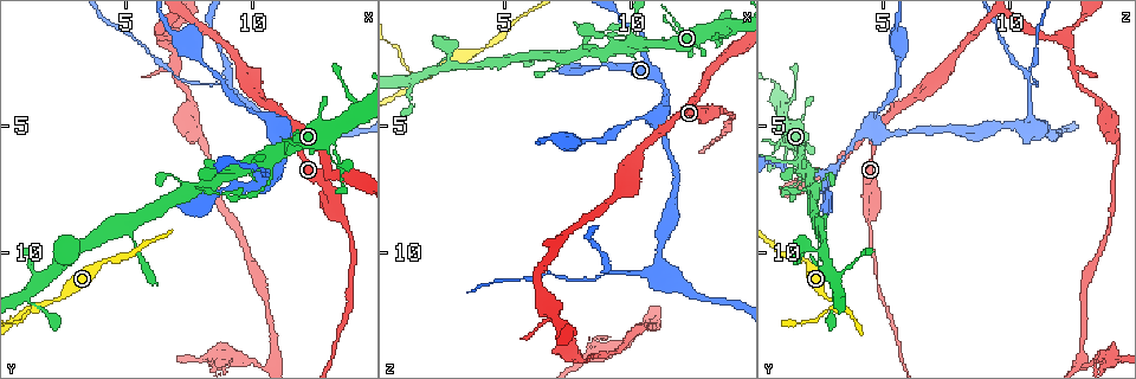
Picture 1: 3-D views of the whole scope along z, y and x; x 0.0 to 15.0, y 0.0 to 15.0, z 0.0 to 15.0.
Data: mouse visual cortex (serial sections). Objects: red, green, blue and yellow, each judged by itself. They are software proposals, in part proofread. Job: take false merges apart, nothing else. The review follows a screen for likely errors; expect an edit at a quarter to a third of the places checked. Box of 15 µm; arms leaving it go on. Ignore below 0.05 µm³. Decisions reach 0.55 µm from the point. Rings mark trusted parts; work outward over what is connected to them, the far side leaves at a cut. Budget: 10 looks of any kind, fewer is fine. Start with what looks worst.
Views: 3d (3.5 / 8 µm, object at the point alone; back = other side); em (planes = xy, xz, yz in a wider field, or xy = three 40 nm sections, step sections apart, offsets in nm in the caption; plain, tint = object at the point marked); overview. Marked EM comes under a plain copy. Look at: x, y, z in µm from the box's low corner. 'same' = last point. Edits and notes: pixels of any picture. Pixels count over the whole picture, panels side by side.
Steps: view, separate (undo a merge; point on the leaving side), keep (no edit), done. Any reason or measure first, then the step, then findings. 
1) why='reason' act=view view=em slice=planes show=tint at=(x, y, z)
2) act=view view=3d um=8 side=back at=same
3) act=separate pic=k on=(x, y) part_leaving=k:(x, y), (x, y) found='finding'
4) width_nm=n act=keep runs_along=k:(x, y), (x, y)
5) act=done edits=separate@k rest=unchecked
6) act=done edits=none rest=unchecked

why='three arms meet' act=view view=3d um=3.5 at=(1.4, 12.2, 3.1)

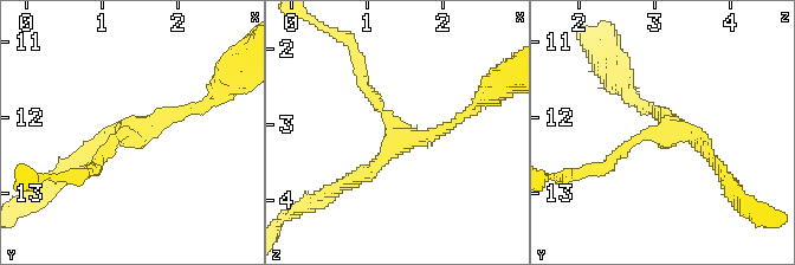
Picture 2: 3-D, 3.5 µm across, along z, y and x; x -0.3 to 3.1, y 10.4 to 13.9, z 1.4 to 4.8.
arms=3 arm_widths_nm=150,150,200 act=view view=em slice=xy step=2 show=tint at=(1.50, 12.20, 3.15)

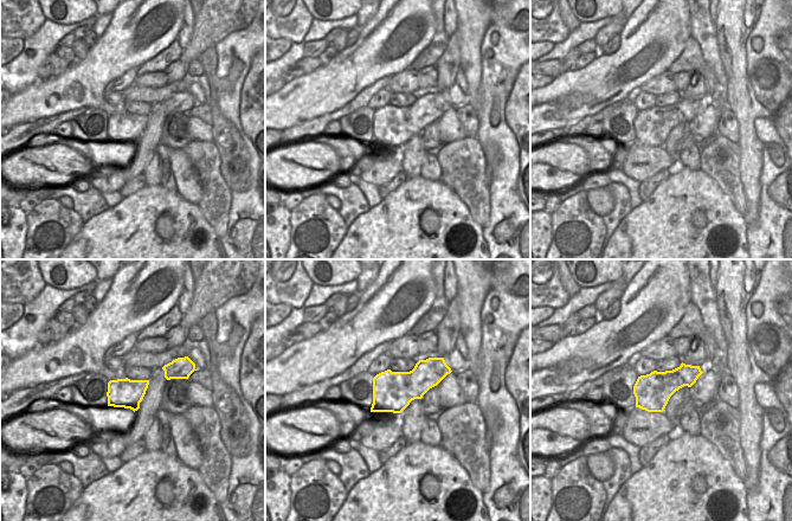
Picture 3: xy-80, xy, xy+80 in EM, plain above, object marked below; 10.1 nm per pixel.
act=keep found='continuous, no second cell'

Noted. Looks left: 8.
why='sudden change in width' act=view view=3d um=3.5 side=back at=(10.5, 6.3, 1.7)

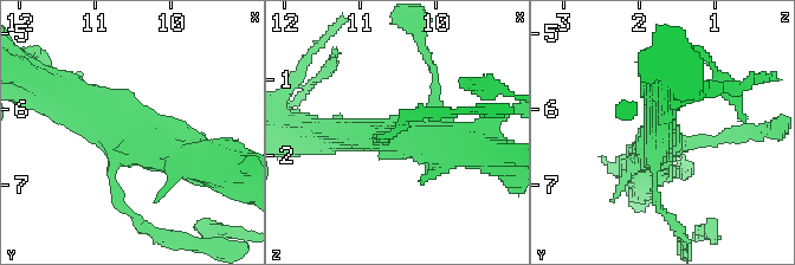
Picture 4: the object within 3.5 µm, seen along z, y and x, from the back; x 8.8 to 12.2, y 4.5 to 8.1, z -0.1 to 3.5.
arms=4 arm_widths_nm=100,200,400,450 act=view view=em slice=planes show=tint at=(10.60, 6.30, 1.75)

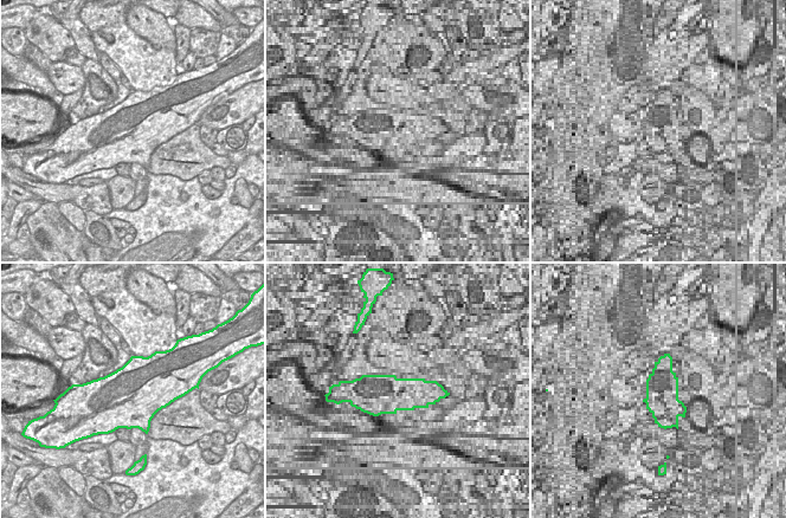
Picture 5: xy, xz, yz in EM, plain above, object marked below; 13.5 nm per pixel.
act=view view=em slice=xy step=5 show=tint at=same

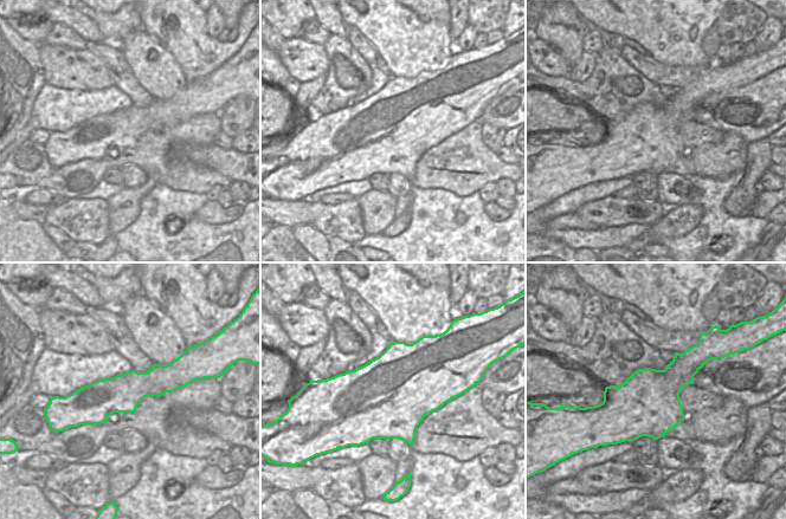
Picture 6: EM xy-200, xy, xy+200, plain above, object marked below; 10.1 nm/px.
act=keep found='one cell here'

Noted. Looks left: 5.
why='thick turns thin' act=view view=3d um=3.5 side=back at=(11.2, 4.9, 10.4)

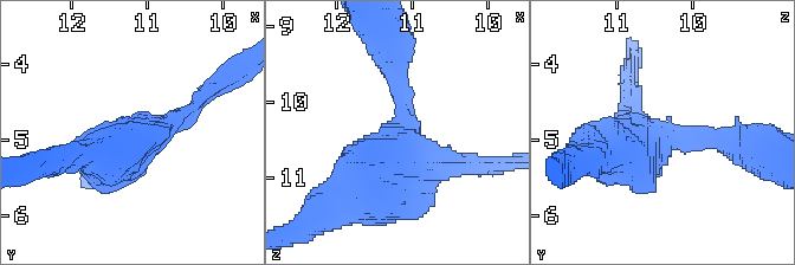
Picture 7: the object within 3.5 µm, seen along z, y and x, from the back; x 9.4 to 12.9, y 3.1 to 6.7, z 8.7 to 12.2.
act=view view=em slice=xy step=1 show=tint at=(11.10, 5.00, 10.50)

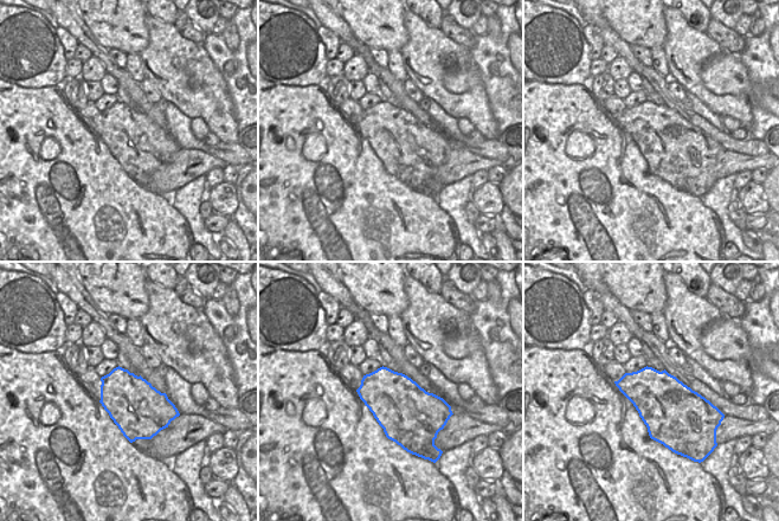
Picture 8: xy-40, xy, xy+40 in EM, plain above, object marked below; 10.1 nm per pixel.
act=keep runs_along=7:(396, 79), (404, 157), (465, 167) found='continuous, no second cell'

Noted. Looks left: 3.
act=view view=3d um=3.5 at=(9.0, 3.5, 10.8)

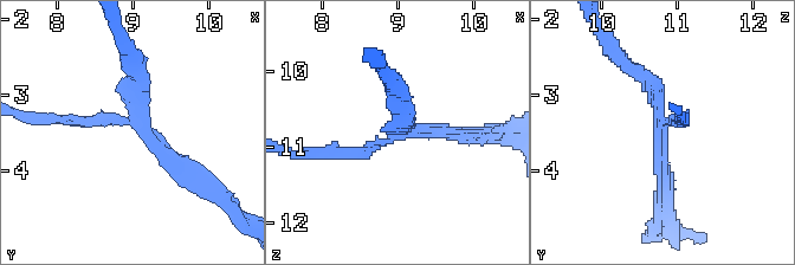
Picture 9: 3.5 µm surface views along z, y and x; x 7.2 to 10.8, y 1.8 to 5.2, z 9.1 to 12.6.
why='now the EM' act=view view=em slice=xy step=5 show=tint at=(9.05, 3.40, 10.85)

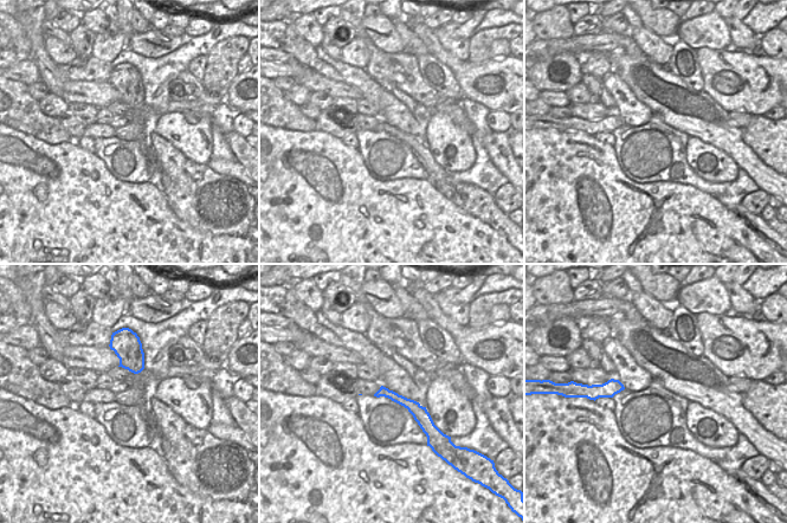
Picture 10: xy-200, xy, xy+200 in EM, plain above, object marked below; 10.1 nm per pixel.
arms=3 act=keep runs_along=10:(382, 389), (408, 404), (432, 427) found='all the same cell'

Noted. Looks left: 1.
act=done edits=none rest=unchecked

